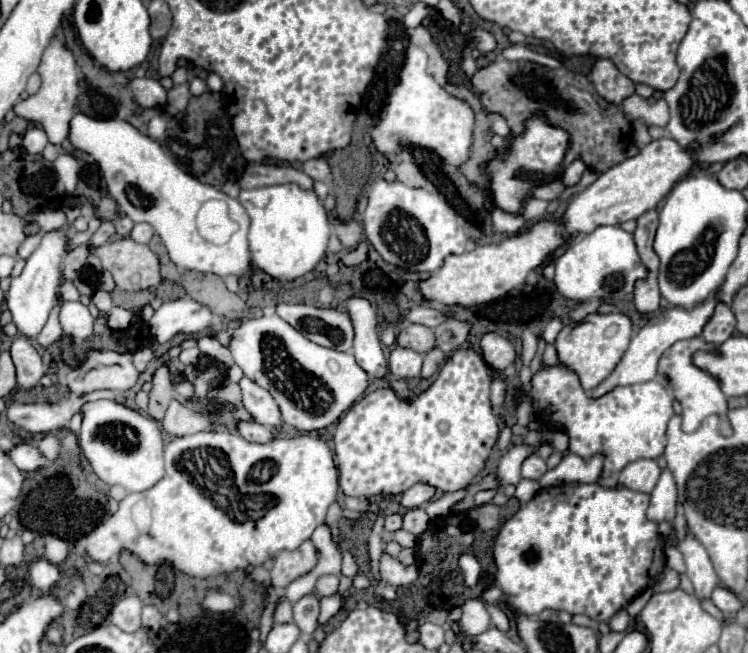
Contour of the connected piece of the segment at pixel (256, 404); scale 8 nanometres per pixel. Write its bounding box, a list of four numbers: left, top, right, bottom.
[239,378,281,428]

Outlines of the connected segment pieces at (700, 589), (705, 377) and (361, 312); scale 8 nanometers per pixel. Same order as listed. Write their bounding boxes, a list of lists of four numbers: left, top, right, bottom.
[[677,532,719,600],[657,338,731,436],[345,296,387,378]]

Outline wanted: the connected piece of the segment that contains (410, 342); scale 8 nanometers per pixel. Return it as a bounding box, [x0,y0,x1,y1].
[397,324,435,352]

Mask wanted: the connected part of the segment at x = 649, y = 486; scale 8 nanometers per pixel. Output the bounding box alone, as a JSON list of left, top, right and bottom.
[619,460,661,494]

